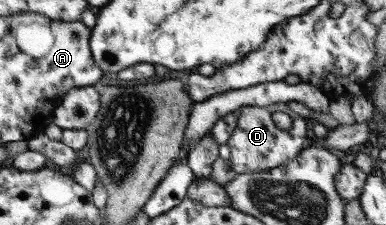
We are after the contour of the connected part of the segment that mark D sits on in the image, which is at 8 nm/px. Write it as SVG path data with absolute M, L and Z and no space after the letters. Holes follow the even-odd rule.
M278 102L258 107L257 105L245 105L238 110L237 125L234 133L227 142L231 151L233 169L238 174L252 172L264 172L273 167L280 167L288 160L294 159L308 144L312 137L310 124L304 120L304 116L289 111L287 103ZM274 111L287 112L292 118L290 130L281 130L272 120Z

